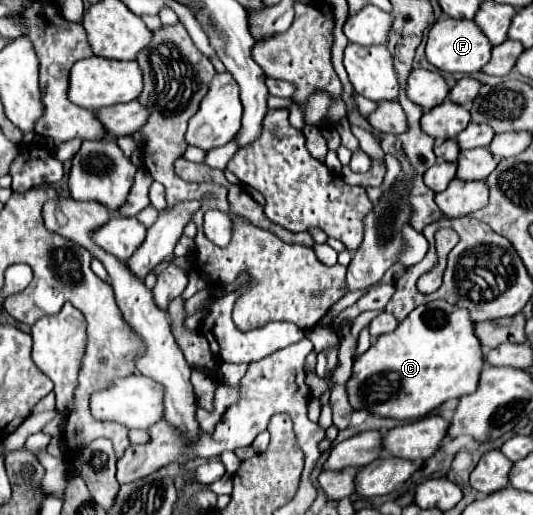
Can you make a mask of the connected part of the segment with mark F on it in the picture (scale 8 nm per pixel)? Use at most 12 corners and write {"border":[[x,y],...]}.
{"border":[[436,21],[426,57],[448,73],[476,73],[492,43],[474,21]]}

